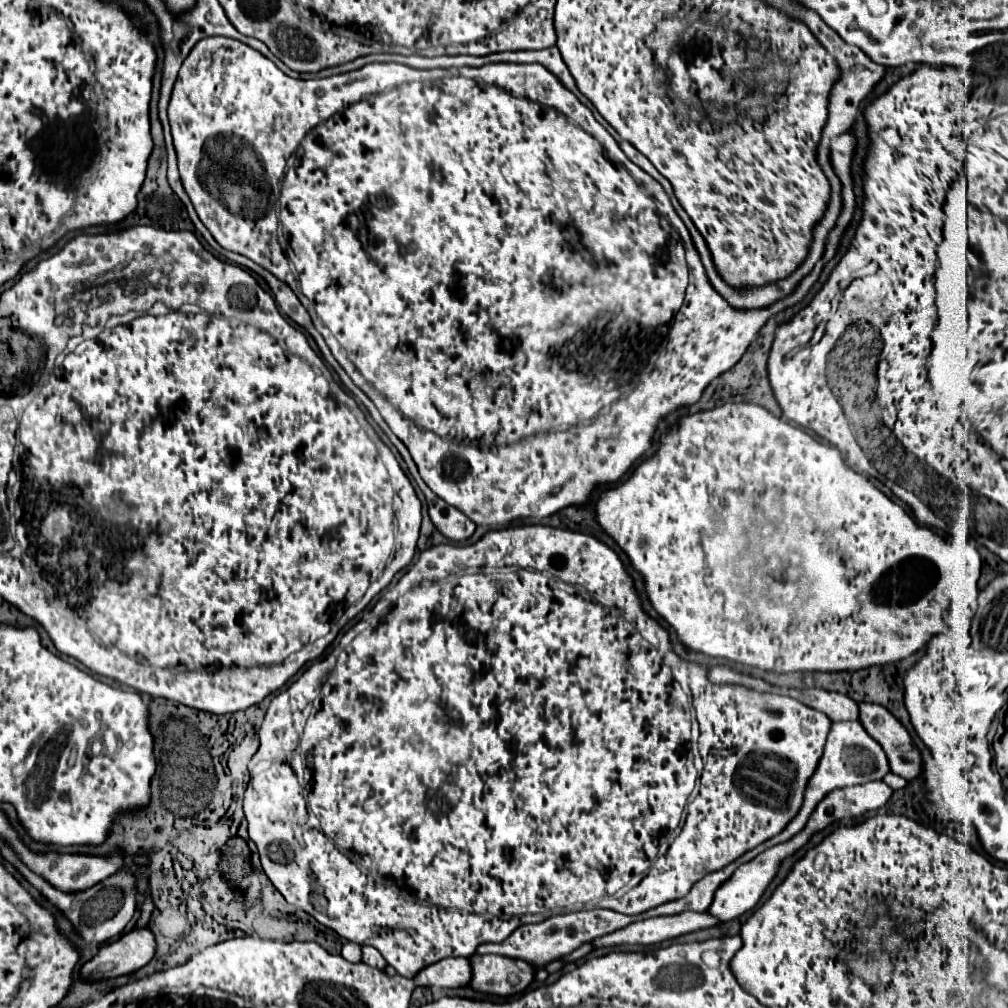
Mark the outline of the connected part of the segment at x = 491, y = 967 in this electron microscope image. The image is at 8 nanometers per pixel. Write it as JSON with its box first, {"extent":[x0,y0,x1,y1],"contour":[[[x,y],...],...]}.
{"extent":[468,954,534,998],"contour":[[[474,954],[470,958],[470,966],[472,980],[468,982],[468,988],[500,998],[510,998],[524,992],[524,988],[534,978],[534,970],[530,964],[496,954]]]}

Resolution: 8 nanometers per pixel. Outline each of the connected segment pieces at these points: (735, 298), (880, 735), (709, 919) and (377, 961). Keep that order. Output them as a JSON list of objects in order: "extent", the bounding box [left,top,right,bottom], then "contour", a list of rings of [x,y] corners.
[{"extent":[682,218,784,308],"contour":[[[682,218],[682,222],[686,224],[686,228],[690,230],[690,236],[694,240],[696,250],[700,252],[702,264],[708,272],[708,278],[712,282],[712,286],[734,306],[734,308],[764,308],[770,306],[774,300],[784,296],[784,290],[778,284],[768,284],[768,288],[752,288],[752,292],[736,292],[736,288],[728,288],[728,284],[724,284],[724,280],[720,280],[716,266],[712,264],[712,254],[708,252],[708,246],[704,242],[704,238],[700,236],[700,232],[696,230],[696,226],[692,224],[690,218]]]},{"extent":[860,702,922,780],"contour":[[[860,702],[860,724],[884,748],[890,770],[906,780],[912,780],[922,770],[920,752],[914,750],[908,730],[880,704]]]},{"extent":[592,912,718,948],"contour":[[[680,912],[674,916],[658,916],[648,918],[642,922],[634,922],[628,928],[616,930],[608,936],[600,936],[600,940],[592,940],[594,948],[604,946],[620,946],[620,944],[658,944],[664,940],[678,938],[688,932],[696,932],[702,928],[710,928],[718,924],[714,916],[708,916],[708,912]]]},{"extent":[362,946,386,970],"contour":[[[362,946],[362,962],[366,962],[366,964],[370,964],[370,966],[376,966],[376,968],[380,968],[380,970],[384,970],[384,966],[386,966],[386,960],[380,956],[380,952],[376,950],[376,948],[372,948],[372,946]]]}]

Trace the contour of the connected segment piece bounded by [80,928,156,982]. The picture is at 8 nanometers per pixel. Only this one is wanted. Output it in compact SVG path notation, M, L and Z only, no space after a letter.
M148 928L132 930L120 940L102 946L92 960L80 968L86 982L98 982L132 974L146 966L156 950L156 940Z

